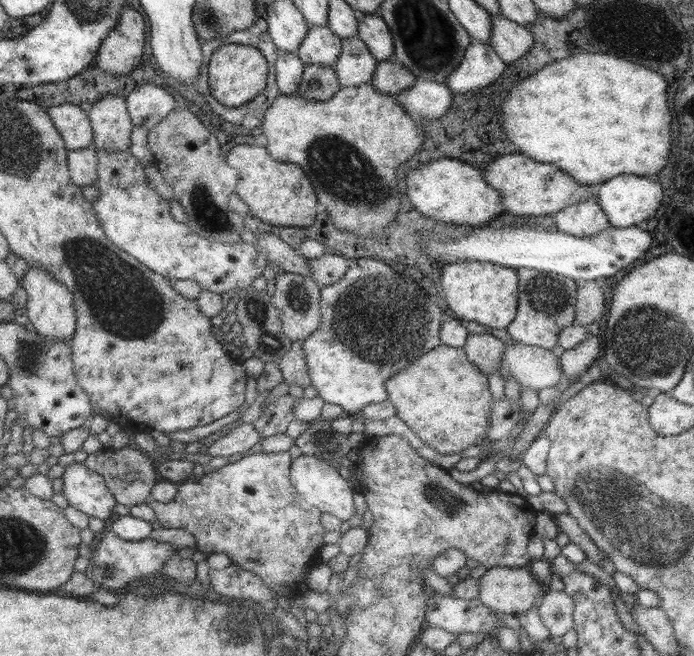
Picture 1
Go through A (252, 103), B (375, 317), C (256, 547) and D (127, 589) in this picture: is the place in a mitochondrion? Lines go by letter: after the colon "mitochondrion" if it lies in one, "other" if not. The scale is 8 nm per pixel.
A: other
B: mitochondrion
C: other
D: other

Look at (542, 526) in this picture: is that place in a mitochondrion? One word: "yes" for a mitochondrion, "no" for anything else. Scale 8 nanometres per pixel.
no

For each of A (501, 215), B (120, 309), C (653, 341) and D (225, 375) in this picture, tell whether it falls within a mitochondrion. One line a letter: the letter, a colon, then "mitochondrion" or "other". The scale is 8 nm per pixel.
A: other
B: mitochondrion
C: mitochondrion
D: other

